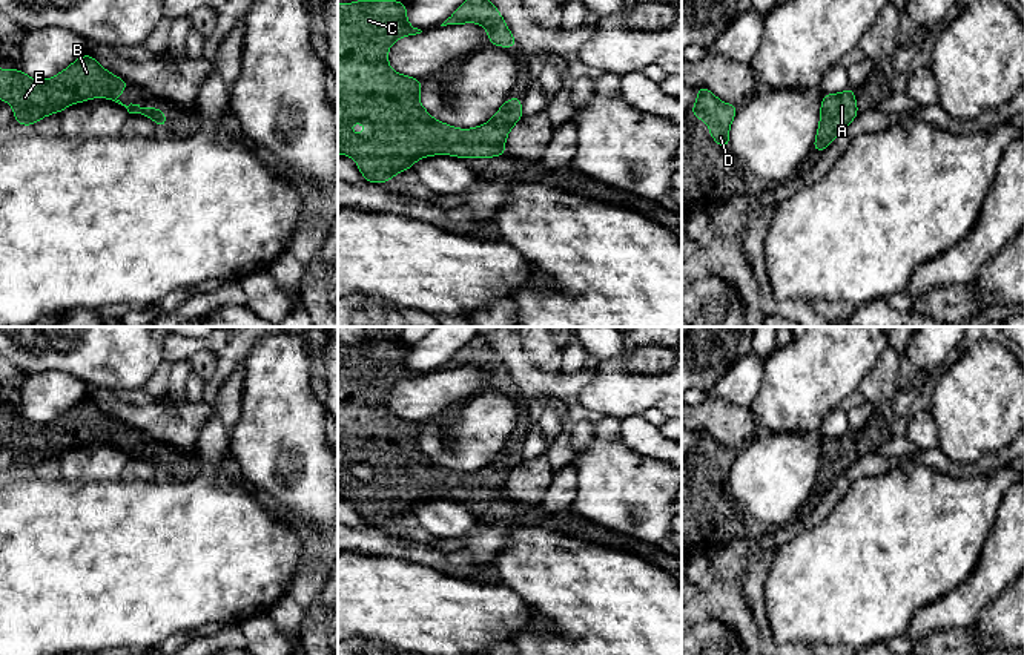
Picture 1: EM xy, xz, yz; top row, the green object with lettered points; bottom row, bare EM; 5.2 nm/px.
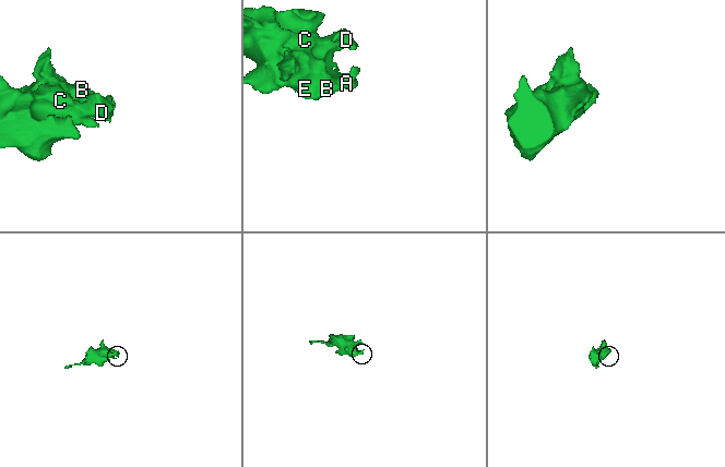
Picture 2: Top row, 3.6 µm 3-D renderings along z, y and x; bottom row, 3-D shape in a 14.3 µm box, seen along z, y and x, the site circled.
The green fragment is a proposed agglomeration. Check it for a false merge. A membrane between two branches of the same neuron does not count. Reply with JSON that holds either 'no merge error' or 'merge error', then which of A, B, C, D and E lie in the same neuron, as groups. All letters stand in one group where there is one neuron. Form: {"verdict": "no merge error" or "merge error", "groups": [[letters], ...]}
{"verdict": "no merge error", "groups": [["A", "B", "C", "D", "E"]]}

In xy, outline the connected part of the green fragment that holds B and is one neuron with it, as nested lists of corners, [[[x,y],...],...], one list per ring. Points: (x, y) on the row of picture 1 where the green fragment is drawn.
[[[83,54],[72,64],[49,80],[34,80],[21,69],[0,71],[0,100],[8,101],[14,109],[14,121],[21,126],[32,126],[38,120],[60,114],[71,104],[83,103],[91,98],[107,98],[127,109],[129,114],[141,114],[155,121],[160,129],[167,127],[167,117],[161,107],[144,107],[140,104],[123,104],[115,97],[130,84],[123,78],[107,72],[92,55]]]

